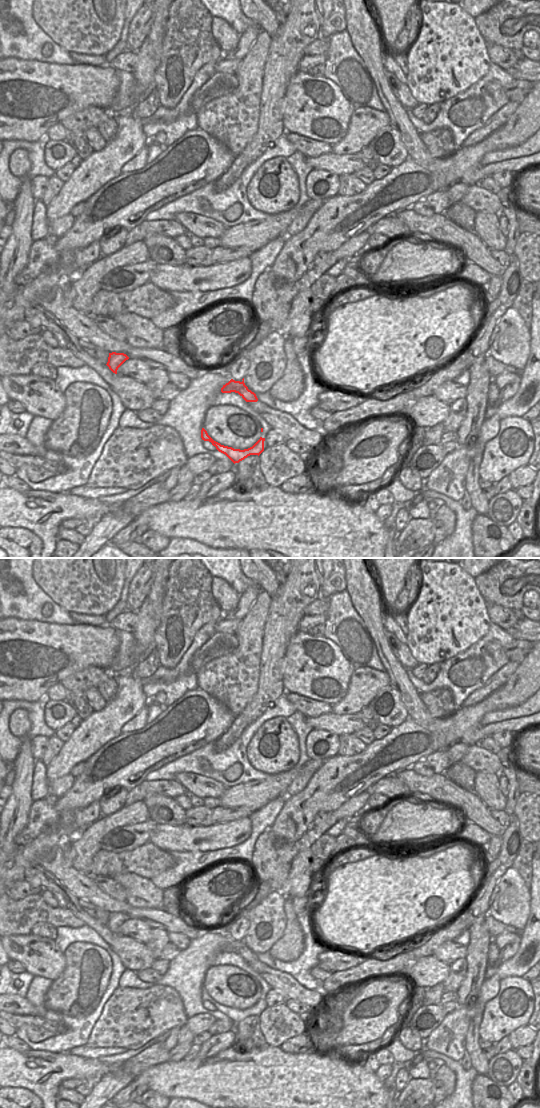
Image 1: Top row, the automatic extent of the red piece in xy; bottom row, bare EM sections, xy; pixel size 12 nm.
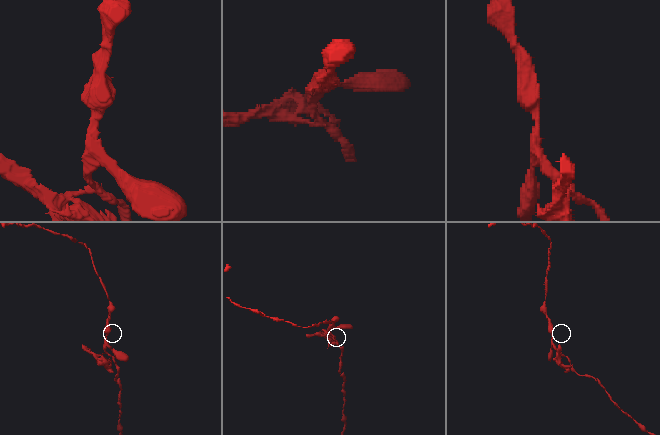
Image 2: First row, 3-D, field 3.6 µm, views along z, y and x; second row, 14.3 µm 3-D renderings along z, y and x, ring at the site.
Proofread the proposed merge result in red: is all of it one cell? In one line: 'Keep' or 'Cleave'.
Cleave.

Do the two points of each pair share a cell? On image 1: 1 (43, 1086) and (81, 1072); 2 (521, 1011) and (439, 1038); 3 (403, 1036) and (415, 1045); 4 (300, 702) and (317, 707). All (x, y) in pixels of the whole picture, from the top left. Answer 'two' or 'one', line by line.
1: one
2: two
3: one
4: one

